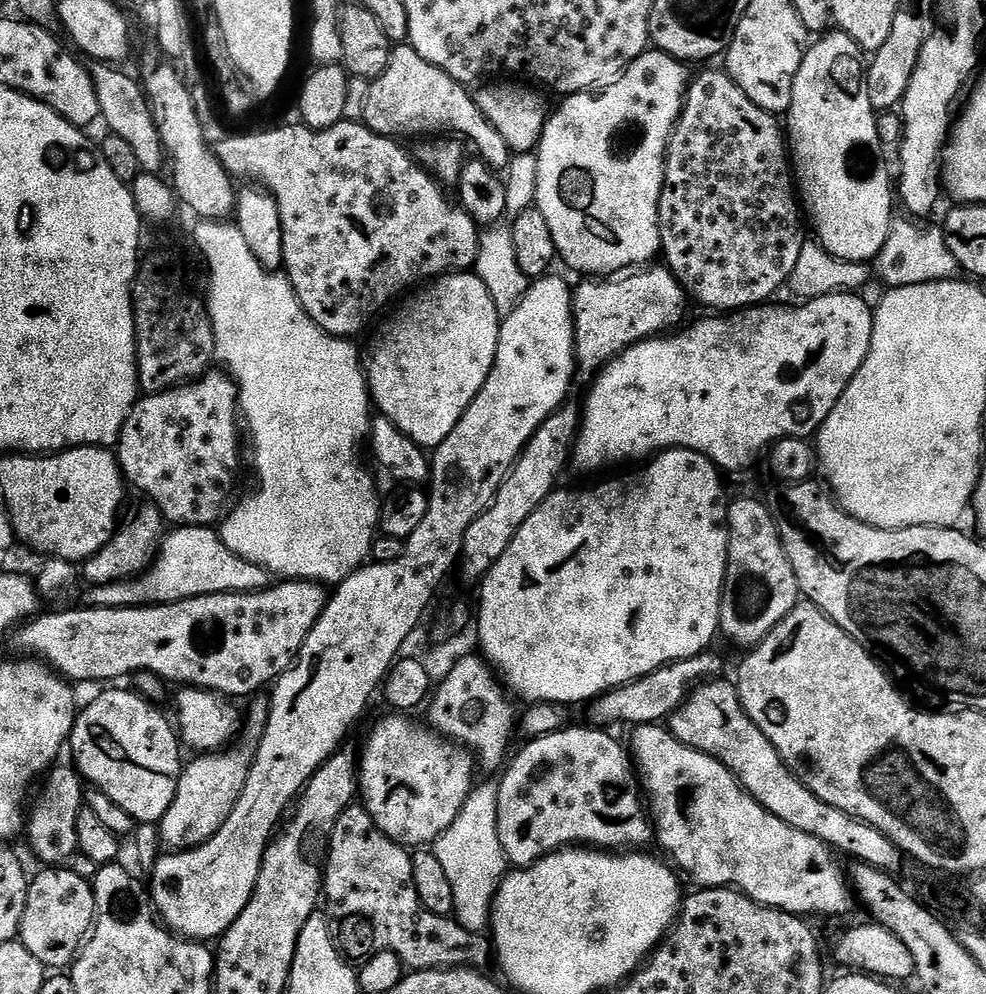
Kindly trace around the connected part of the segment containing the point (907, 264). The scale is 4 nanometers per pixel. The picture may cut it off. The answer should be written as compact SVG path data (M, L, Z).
M912 218L893 219L892 228L884 240L882 250L874 261L874 272L884 286L901 288L902 286L918 286L935 280L951 280L957 275L958 265L954 254L944 241L943 227L927 228L927 223L917 222Z

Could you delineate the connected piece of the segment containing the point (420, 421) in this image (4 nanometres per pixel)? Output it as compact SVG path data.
M475 271L441 276L425 288L428 289L417 291L417 296L405 308L398 309L377 330L362 367L375 411L390 418L402 434L409 436L422 449L435 450L448 437L450 430L458 426L462 414L482 390L496 361L502 317L494 306L494 298L490 298L490 290L486 290L482 278L478 278Z

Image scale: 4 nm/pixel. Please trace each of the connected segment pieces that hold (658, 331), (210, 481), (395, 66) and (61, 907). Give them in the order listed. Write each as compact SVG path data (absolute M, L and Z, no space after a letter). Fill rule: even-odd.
M648 266L619 278L592 278L584 282L588 284L575 285L572 321L576 331L576 367L581 377L595 377L604 365L632 344L671 333L681 323L679 320L684 316L686 301L683 286L667 266L652 267L656 266Z
M209 370L200 379L167 392L137 399L120 431L118 459L125 481L145 492L156 503L155 511L172 526L215 525L221 515L220 507L227 502L240 472L242 417L238 411L238 389L231 376L216 371Z
M408 43L395 45L386 70L369 85L363 123L380 136L434 136L453 134L468 138L478 150L477 157L497 172L507 169L512 151L502 134L477 106L465 85L431 66Z
M48 866L37 876L31 877L28 885L28 897L26 898L26 912L22 914L20 926L20 943L42 962L45 969L64 970L75 961L83 943L88 939L96 922L96 903L94 902L94 890L92 881L74 874L67 866Z

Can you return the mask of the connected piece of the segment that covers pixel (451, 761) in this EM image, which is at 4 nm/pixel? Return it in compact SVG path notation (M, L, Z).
M390 715L373 726L364 744L364 753L359 753L358 800L382 834L404 847L422 848L435 843L456 820L467 796L473 790L472 778L476 764L467 749L456 747L439 733L427 727L414 726L403 715Z

